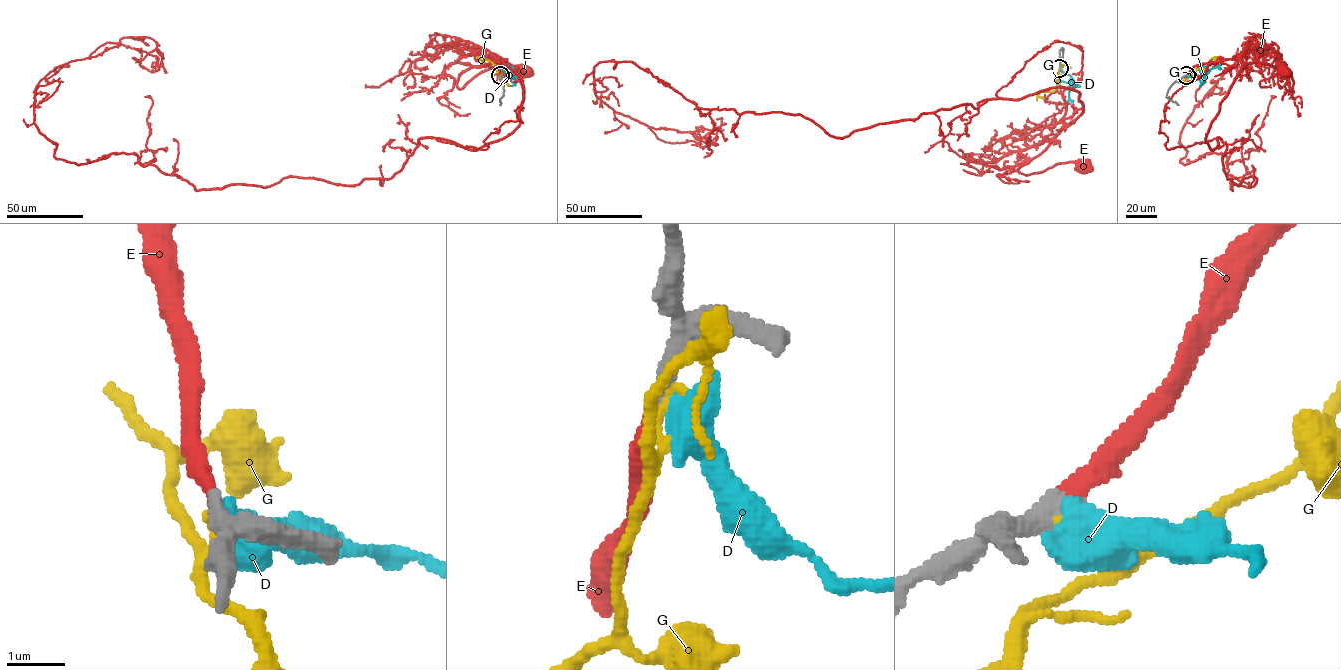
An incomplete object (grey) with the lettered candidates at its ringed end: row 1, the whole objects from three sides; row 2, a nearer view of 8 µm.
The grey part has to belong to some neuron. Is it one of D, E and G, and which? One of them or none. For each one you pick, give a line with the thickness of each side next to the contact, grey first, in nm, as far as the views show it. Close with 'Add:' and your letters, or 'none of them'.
E: Thickness 360 nm (grey) against 280 nm
Add: E

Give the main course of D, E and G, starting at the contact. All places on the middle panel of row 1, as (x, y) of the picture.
D: (1059, 68), (1071, 77), (1069, 97), (1072, 102)
E: (1059, 67), (1065, 104), (1063, 129), (1016, 170), (1029, 174), (1060, 163), (1081, 166)
G: (1059, 68), (1056, 77), (1059, 86), (1054, 91), (1041, 92), (1038, 95), (1043, 97)

